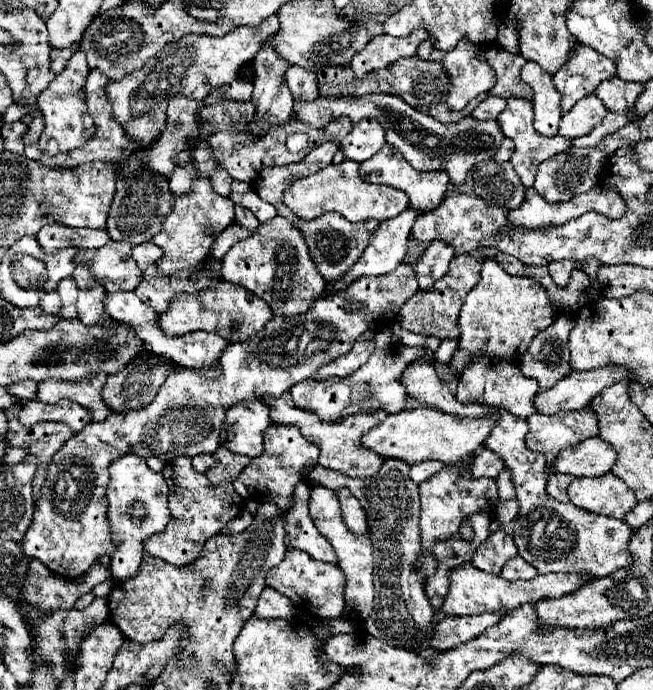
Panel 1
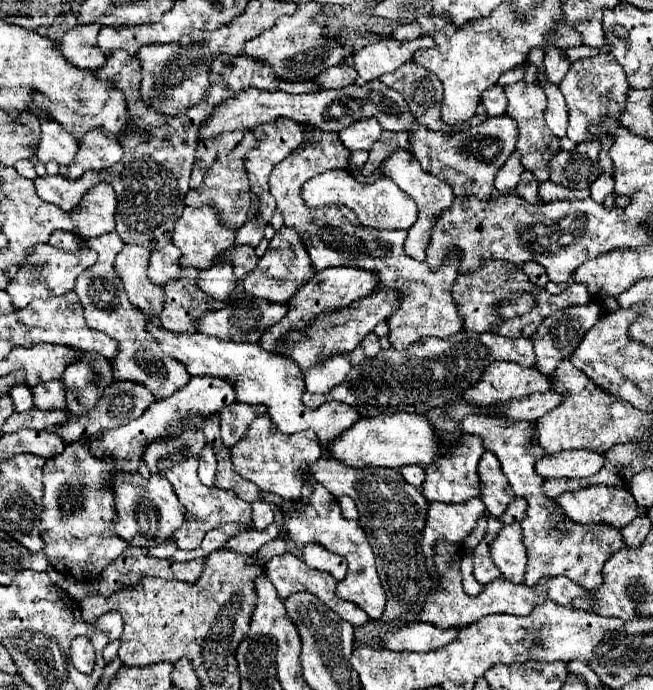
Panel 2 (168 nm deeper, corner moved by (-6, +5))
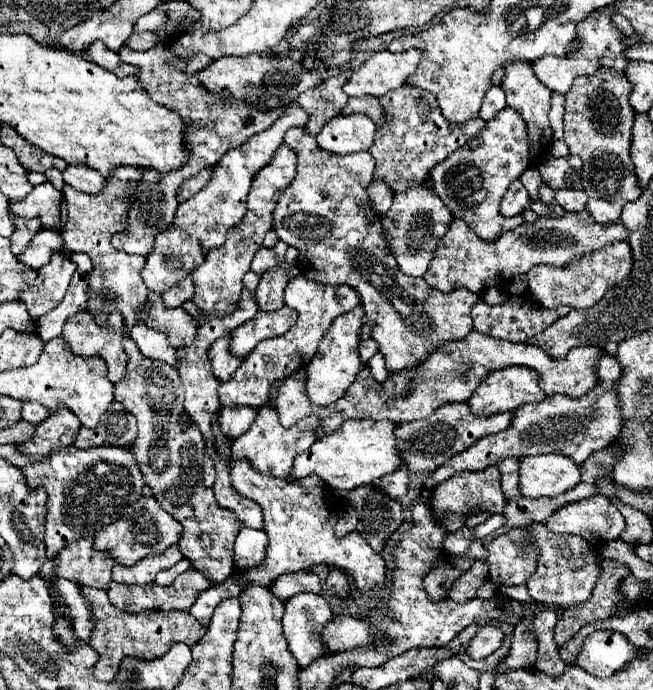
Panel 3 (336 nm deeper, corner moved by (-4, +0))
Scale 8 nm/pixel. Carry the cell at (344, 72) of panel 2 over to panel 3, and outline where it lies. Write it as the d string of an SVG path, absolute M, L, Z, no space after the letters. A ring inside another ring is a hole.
M345 75L329 77L321 85L301 93L297 97L297 105L309 113L309 123L305 127L293 127L285 133L285 143L299 153L297 161L297 175L293 183L283 191L281 199L277 201L275 213L273 213L273 229L277 237L295 247L299 251L297 267L307 279L327 283L327 285L351 285L359 291L359 295L367 301L361 301L365 309L363 323L373 321L373 339L379 345L379 351L385 355L387 371L401 371L407 367L417 365L423 361L429 353L433 353L439 345L453 339L463 339L471 329L471 305L477 301L477 295L467 289L453 289L451 293L441 293L425 283L423 277L409 277L401 273L397 267L397 261L393 259L393 253L389 251L387 241L381 237L381 219L377 213L371 211L367 201L367 187L373 179L373 157L371 153L353 153L353 155L337 155L331 151L325 151L317 145L317 135L323 127L323 123L329 121L329 115L337 115L341 107L347 103L347 95L343 91Z

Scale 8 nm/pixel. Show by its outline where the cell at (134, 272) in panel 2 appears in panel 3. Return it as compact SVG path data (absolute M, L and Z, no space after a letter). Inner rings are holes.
M149 293L149 319L147 325L149 329L157 329L169 335L169 343L173 347L183 347L189 345L195 339L197 333L197 325L195 319L191 315L187 315L183 309L167 309L161 301L161 295L157 293Z

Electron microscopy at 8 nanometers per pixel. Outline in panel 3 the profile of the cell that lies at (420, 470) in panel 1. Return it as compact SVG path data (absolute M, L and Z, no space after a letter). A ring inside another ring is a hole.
M397 469L389 475L385 475L381 481L377 481L377 487L383 489L387 495L399 499L409 491L409 473L407 469Z

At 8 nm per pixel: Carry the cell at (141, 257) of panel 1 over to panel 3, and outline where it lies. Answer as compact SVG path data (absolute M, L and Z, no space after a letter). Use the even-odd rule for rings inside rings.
M185 277L185 285L177 285L177 287L171 287L169 291L165 291L163 297L163 303L165 307L181 307L185 301L189 301L193 297L193 283L191 283L191 277Z

